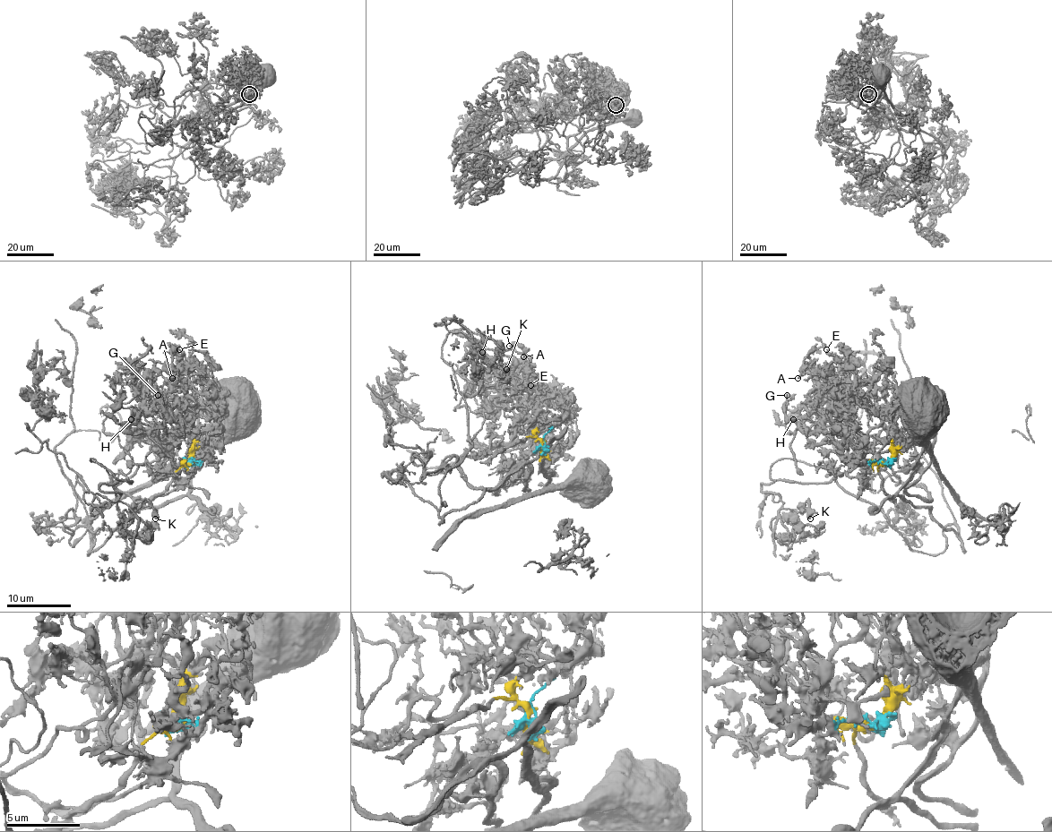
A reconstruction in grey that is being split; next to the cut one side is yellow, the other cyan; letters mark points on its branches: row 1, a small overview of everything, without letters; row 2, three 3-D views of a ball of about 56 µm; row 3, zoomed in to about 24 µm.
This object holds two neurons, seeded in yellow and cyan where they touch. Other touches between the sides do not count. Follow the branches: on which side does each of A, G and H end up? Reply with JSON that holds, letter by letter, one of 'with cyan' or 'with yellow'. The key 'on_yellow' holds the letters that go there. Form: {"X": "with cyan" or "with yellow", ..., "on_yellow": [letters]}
{"A": "with cyan", "G": "with yellow", "H": "with yellow", "on_yellow": ["G", "H"]}

